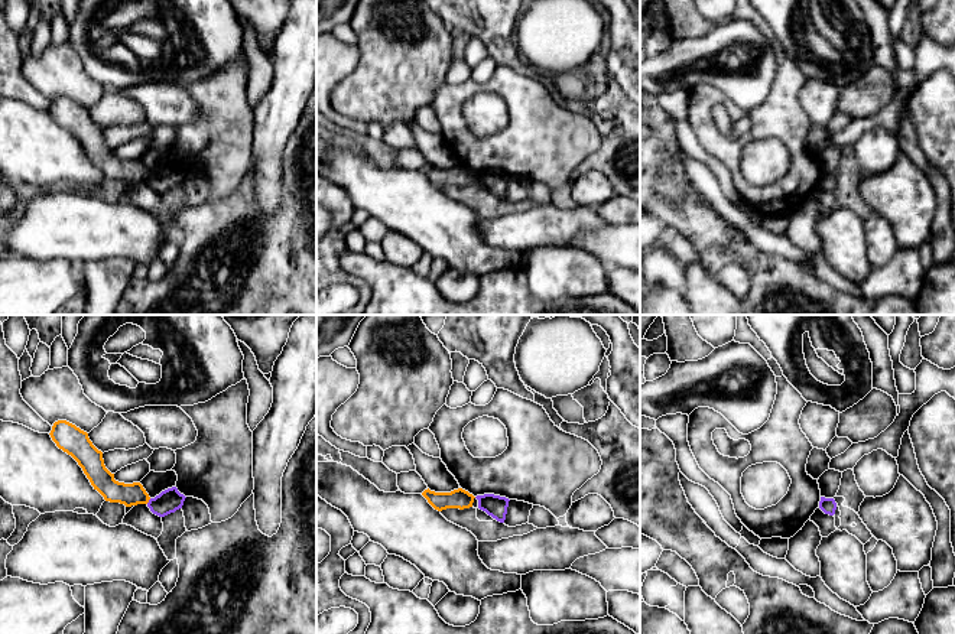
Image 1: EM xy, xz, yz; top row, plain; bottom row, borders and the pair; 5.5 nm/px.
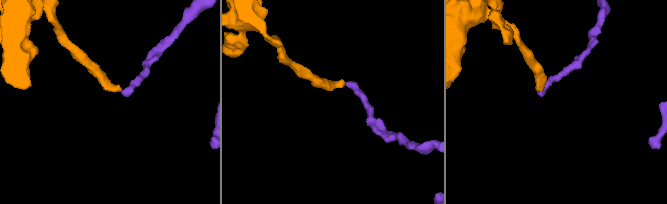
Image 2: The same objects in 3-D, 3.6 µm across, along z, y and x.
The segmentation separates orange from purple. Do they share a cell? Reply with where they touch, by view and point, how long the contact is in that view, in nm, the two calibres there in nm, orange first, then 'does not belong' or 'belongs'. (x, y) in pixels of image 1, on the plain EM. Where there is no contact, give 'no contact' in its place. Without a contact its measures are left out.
contact xy (148, 178); length 40 nm; calibres 130 and 130 nm; does not belong

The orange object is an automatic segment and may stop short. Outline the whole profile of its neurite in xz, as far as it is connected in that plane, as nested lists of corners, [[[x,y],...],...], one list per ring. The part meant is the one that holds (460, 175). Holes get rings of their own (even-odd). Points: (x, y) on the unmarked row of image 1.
[[[429,165],[422,169],[422,172],[428,176],[428,179],[438,188],[446,185],[470,185],[474,179],[474,172],[468,168],[458,165],[451,169],[435,169]]]

